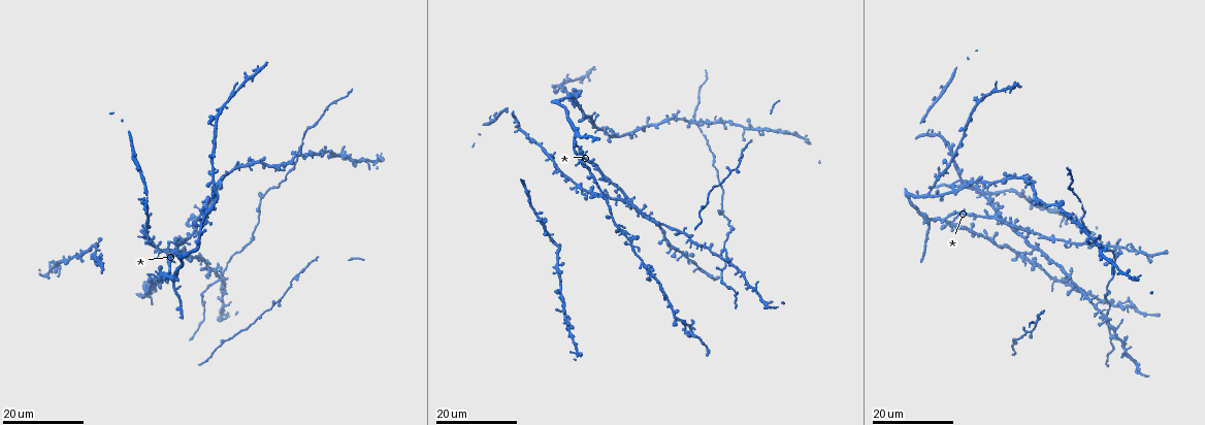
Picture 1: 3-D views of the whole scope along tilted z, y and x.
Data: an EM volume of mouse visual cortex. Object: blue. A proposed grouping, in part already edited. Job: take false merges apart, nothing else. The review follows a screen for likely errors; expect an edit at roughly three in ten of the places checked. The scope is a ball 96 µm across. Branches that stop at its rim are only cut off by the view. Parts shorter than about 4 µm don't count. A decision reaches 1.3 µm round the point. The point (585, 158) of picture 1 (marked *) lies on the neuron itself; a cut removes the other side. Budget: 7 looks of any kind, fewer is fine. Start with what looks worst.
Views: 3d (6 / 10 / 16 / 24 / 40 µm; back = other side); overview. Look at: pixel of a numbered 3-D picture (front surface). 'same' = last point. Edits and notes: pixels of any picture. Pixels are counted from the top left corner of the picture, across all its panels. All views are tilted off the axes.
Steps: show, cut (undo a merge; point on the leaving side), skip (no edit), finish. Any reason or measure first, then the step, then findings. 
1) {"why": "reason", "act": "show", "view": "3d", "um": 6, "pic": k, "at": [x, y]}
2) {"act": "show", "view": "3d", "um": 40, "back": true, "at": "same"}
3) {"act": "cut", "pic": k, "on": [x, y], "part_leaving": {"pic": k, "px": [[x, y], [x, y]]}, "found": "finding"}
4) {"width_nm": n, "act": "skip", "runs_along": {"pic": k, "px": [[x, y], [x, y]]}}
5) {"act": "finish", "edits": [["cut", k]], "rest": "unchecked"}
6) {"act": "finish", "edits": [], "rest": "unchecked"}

{"why": "four or more arms meet", "act": "show", "view": "3d", "um": 16, "pic": 1, "at": [209, 267]}

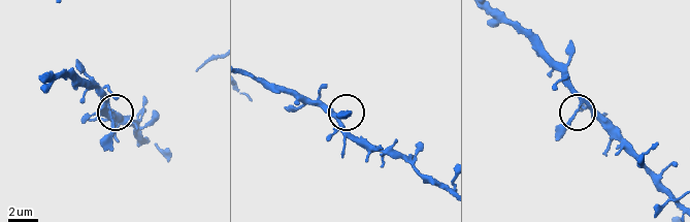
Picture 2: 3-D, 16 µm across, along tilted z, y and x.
{"act": "show", "view": "3d", "um": 10, "pic": 2, "at": [109, 106]}

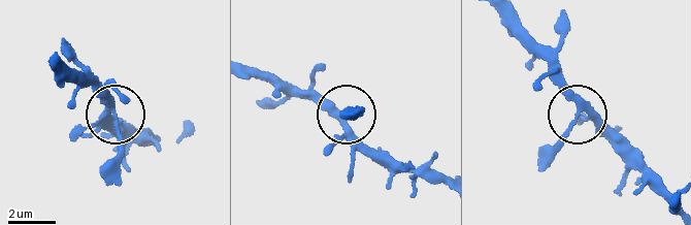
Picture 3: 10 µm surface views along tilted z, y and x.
{"act": "show", "view": "3d", "um": 10, "back": true, "pic": 3, "at": [579, 112]}

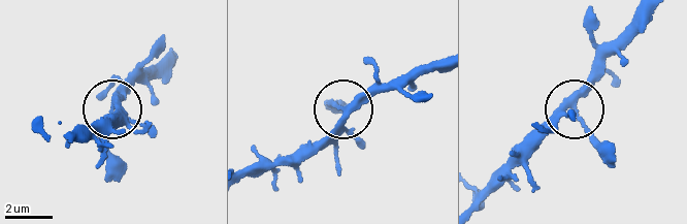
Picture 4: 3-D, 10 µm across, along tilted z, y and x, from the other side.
{"side_arm_um": 57, "act": "skip", "runs_along": {"pic": 4, "px": [[648, 10], [575, 105], [587, 136], [614, 166]]}, "found": "one neuron here"}

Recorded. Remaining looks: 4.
{"act": "show", "view": "3d", "um": 24, "pic": 1, "at": [1104, 316]}

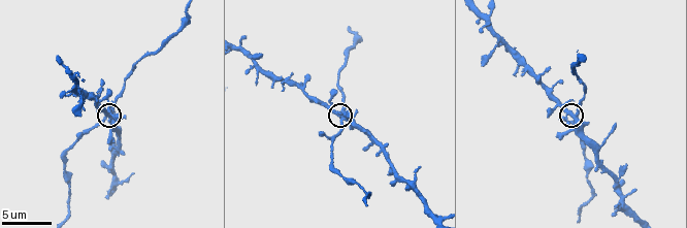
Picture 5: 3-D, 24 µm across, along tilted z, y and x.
{"why": "closer look", "act": "show", "view": "3d", "um": 10, "at": "same"}

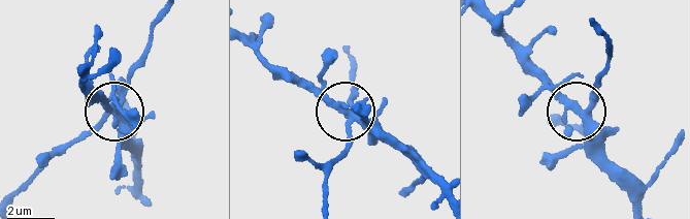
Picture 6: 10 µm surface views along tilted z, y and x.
{"arms": 5, "act": "skip", "found": "one neuron here"}

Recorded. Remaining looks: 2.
{"why": "four-way junction", "act": "show", "view": "3d", "um": 16, "pic": 1, "at": [557, 168]}

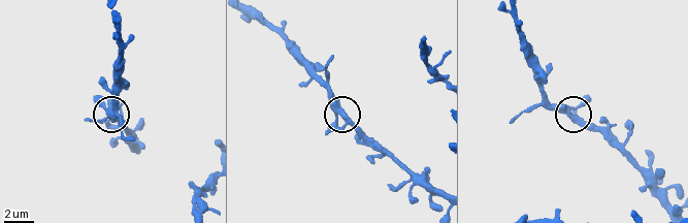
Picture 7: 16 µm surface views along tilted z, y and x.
{"act": "show", "view": "3d", "um": 10, "pic": 7, "at": [347, 120]}

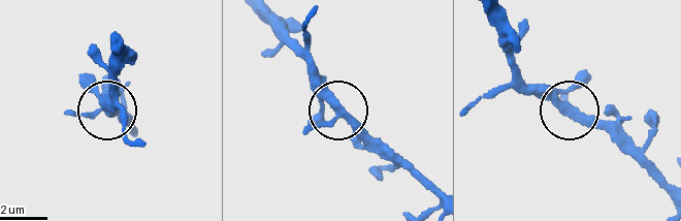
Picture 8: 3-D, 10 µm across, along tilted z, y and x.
{"width_nm": 300, "act": "skip", "runs_along": {"pic": 8, "px": [[665, 181], [613, 136], [556, 106], [515, 73]]}, "found": "continuous, no second neuron"}

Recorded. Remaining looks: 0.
{"act": "finish", "edits": [], "rest": "unchecked"}

